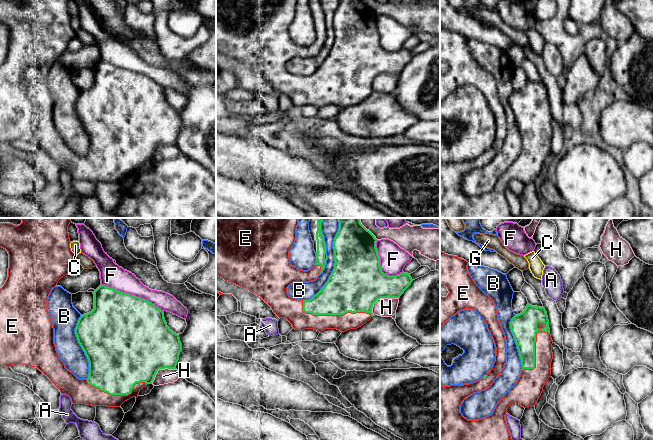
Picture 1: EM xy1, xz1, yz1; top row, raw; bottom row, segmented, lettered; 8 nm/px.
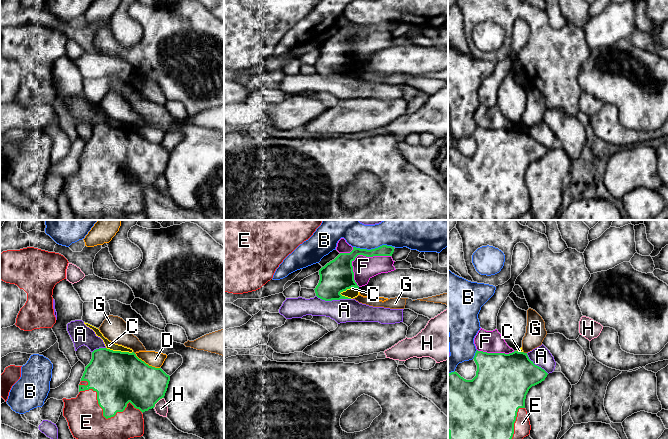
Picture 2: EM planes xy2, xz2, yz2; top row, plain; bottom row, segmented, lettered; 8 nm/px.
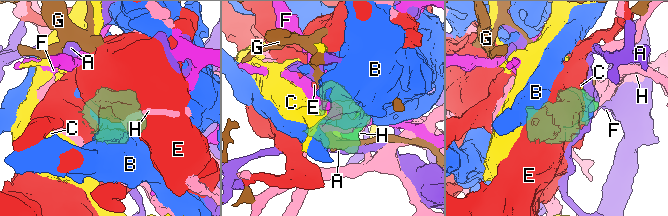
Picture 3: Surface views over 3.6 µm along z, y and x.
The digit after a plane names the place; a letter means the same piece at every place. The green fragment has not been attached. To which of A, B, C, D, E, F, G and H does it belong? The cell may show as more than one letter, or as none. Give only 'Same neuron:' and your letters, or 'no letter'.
Same neuron: E

